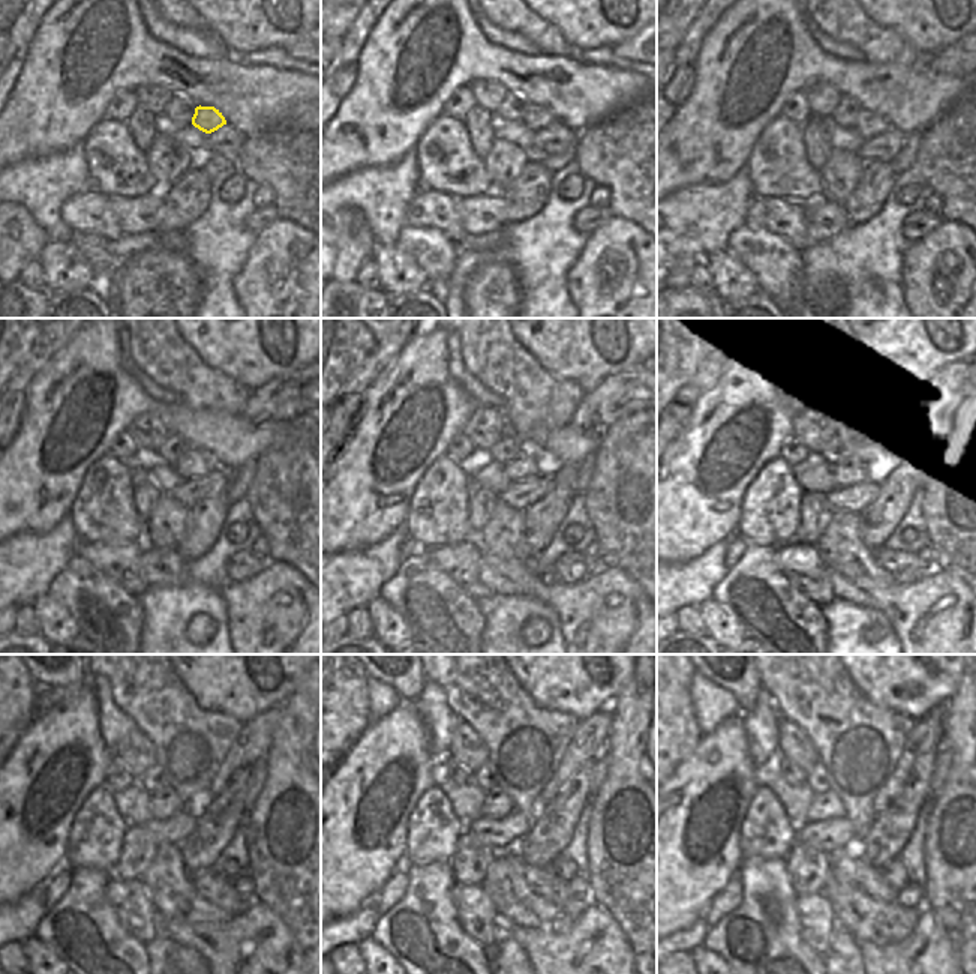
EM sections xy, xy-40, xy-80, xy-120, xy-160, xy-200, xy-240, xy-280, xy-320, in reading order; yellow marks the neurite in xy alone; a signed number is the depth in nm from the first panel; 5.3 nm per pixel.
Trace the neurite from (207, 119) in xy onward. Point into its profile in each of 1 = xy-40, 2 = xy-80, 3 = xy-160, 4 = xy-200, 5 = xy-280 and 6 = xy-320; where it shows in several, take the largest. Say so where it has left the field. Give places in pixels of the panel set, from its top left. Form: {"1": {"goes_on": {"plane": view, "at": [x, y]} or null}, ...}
{"1": {"goes_on": {"plane": "xy-40", "at": [535, 119]}}, "2": {"goes_on": {"plane": "xy-80", "at": [868, 125]}}, "3": {"goes_on": {"plane": "xy-160", "at": [528, 464]}}, "4": {"goes_on": {"plane": "xy-200", "at": [852, 468]}}, "5": {"goes_on": {"plane": "xy-280", "at": [496, 805]}}, "6": {"goes_on": {"plane": "xy-320", "at": [823, 806]}}}

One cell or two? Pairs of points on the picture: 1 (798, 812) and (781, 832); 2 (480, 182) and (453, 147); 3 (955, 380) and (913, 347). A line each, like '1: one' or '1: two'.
1: two
2: one
3: two

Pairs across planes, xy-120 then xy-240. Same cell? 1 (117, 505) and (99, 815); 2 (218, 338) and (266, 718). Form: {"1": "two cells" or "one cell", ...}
{"1": "one cell", "2": "two cells"}

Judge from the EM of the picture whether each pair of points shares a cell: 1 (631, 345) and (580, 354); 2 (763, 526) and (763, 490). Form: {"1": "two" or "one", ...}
{"1": "one", "2": "one"}

